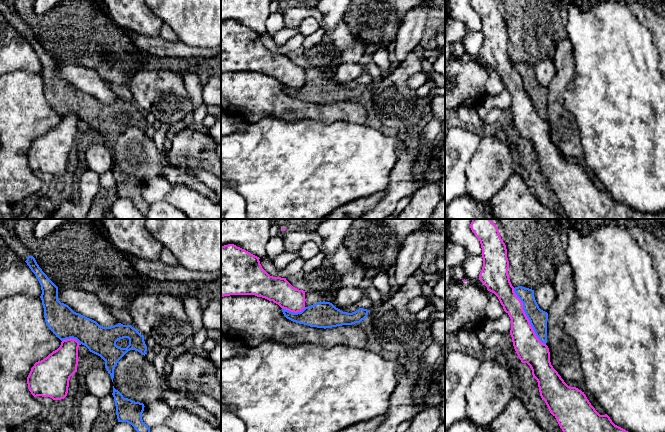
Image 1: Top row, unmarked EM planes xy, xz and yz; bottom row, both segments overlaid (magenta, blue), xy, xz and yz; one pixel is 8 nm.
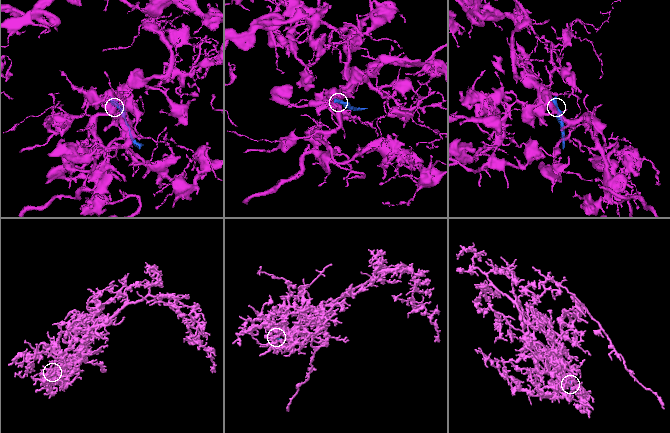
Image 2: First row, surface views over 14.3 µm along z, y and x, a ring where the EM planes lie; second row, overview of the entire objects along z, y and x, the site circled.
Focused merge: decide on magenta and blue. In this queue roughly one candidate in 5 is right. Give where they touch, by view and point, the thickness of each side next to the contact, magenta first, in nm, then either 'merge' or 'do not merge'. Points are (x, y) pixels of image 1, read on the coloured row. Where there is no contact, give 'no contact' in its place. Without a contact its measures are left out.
meets magenta in yz at (526, 317); 220 nm thick on the magenta side, 150 nm on the other; do not merge

